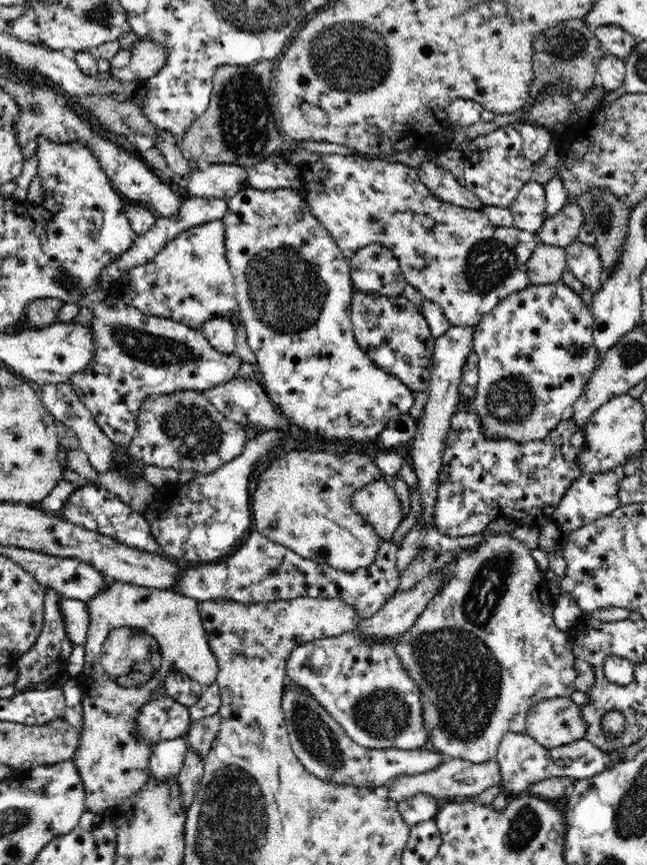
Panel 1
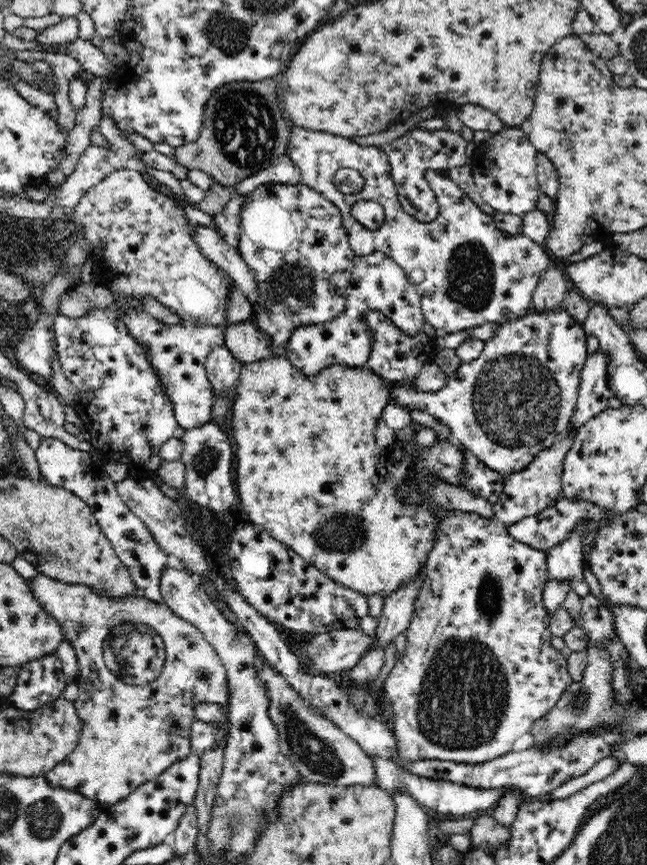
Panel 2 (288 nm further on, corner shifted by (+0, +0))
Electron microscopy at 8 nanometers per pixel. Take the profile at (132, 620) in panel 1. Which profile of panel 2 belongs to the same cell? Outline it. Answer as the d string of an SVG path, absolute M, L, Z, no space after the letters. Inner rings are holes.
M38 574L28 580L40 608L60 624L64 642L78 654L80 674L76 680L78 698L74 702L82 720L80 746L54 770L46 774L50 786L84 794L100 804L124 802L138 786L154 780L172 764L192 752L192 724L198 720L194 710L200 704L220 704L228 700L226 666L204 634L190 622L174 616L164 602L152 602L144 596L110 598L82 584L66 584Z

